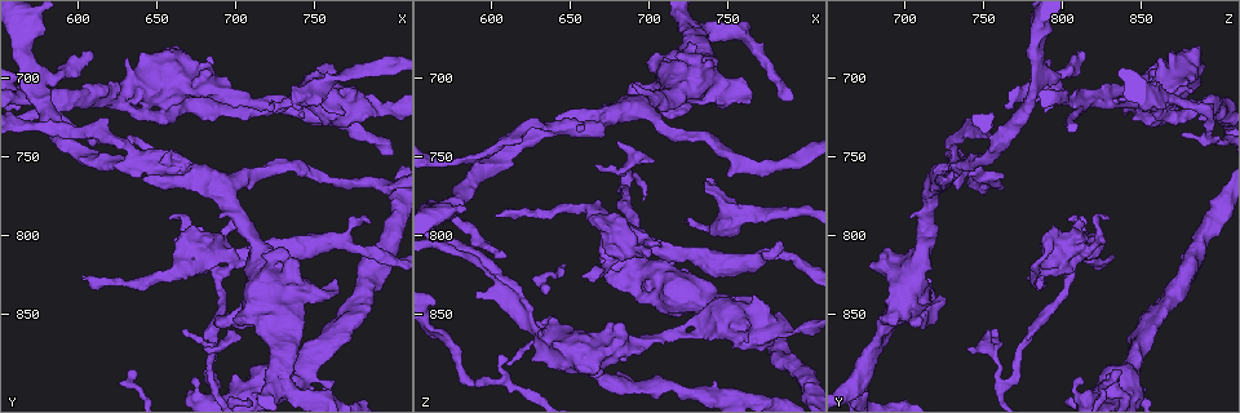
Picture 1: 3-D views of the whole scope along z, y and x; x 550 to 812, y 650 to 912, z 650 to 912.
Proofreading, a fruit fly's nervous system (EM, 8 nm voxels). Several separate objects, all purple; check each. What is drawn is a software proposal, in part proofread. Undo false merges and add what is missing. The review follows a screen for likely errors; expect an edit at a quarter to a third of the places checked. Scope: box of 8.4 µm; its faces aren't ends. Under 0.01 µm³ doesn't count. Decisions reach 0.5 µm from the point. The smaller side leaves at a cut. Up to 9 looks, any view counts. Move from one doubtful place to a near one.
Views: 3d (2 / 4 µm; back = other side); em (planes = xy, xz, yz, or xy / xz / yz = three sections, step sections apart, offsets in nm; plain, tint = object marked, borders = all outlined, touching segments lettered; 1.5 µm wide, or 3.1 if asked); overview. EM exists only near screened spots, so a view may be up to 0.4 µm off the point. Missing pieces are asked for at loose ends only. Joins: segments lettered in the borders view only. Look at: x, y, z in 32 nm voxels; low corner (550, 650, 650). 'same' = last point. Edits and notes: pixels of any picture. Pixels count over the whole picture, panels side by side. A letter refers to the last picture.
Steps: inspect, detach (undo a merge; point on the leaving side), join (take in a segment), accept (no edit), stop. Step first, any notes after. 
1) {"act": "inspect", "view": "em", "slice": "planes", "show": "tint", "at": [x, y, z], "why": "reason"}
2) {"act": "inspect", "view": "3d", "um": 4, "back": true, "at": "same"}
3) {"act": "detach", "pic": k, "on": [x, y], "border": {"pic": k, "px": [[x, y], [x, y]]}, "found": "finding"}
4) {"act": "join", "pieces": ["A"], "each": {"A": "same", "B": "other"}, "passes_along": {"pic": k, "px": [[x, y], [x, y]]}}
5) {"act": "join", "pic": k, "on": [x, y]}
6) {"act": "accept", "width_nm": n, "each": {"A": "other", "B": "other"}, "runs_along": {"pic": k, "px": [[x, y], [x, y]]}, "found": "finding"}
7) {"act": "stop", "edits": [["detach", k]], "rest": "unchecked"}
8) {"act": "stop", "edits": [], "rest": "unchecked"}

{"act": "inspect", "view": "em", "slice": "planes", "show": "borders", "at": [678, 700, 854], "why": "thick end"}

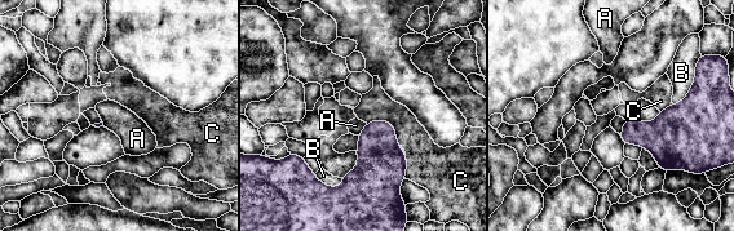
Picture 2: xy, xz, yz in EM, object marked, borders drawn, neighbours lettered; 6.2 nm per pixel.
{"act": "accept", "each": {"A": "other", "B": "other", "C": "other"}, "border": {"pic": 2, "px": [[366, 123], [358, 136]]}, "found": "none of them fits"}

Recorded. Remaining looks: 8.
{"act": "inspect", "view": "em", "slice": "xz", "step": 8, "show": "plain", "at": [762, 826, 716], "why": "an open end"}

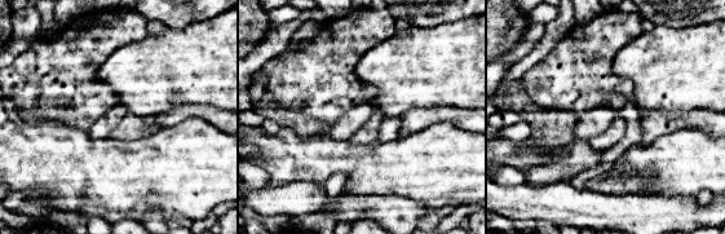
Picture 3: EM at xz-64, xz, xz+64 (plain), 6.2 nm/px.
{"act": "inspect", "view": "em", "slice": "xz", "step": 8, "show": "borders", "at": "same"}

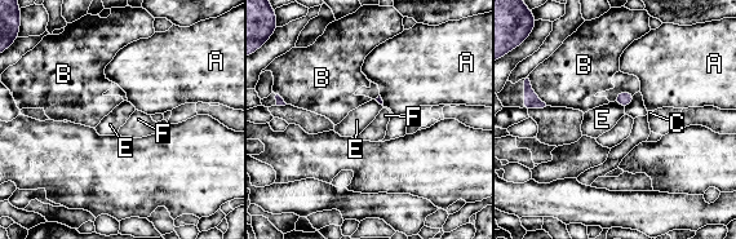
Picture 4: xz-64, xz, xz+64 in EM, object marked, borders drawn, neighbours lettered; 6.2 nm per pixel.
{"act": "accept", "each": {"A": "other", "B": "other", "C": "other", "E": "other", "F": "other"}, "border": {"pic": 4, "px": [[613, 101], [624, 107]]}, "found": "none of them fits"}

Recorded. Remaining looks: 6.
{"act": "inspect", "view": "3d", "um": 4, "back": true, "at": [784, 790, 804], "why": "branch stops here"}

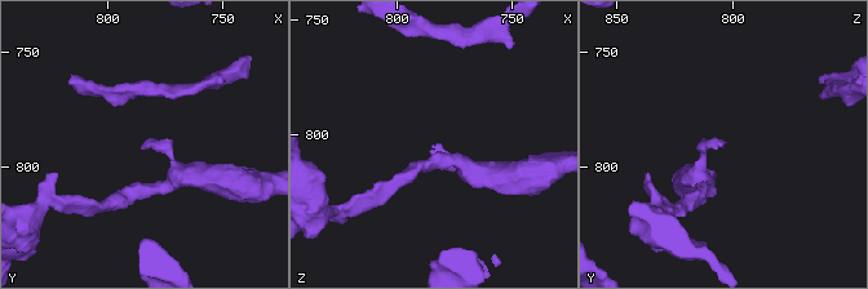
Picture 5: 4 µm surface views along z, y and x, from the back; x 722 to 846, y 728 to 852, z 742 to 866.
{"act": "inspect", "view": "em", "slice": "yz", "step": 4, "show": "borders", "at": [785, 789, 803]}

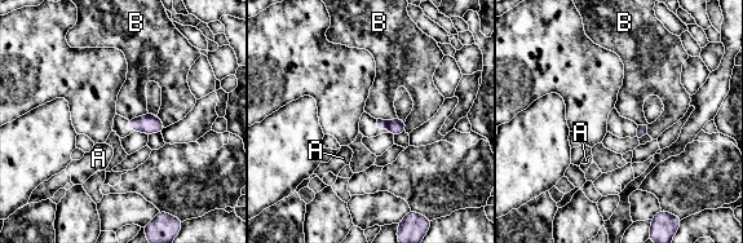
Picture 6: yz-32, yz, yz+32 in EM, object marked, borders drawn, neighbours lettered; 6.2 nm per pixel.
{"act": "inspect", "view": "em", "slice": "planes", "show": "borders", "at": "same", "why": "cut it another way"}

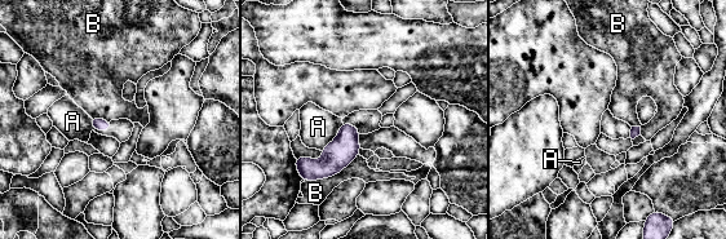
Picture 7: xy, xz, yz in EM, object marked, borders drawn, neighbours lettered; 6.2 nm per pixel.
{"act": "accept", "each": {"A": "other", "B": "other"}, "border": {"pic": 7, "px": [[359, 155], [336, 175], [305, 181]]}, "found": "no lettered segment goes on from it"}

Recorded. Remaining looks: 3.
{"act": "inspect", "view": "3d", "um": 2, "at": [604, 828, 786], "why": "thin end"}

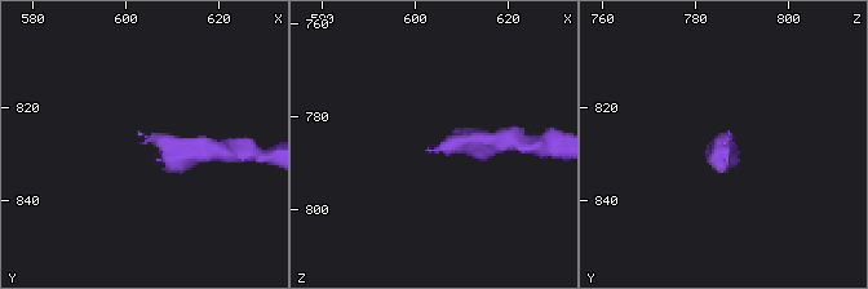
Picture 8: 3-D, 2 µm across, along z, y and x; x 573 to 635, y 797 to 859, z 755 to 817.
{"act": "inspect", "view": "em", "slice": "xz", "step": 8, "show": "borders", "at": [603, 826, 787]}

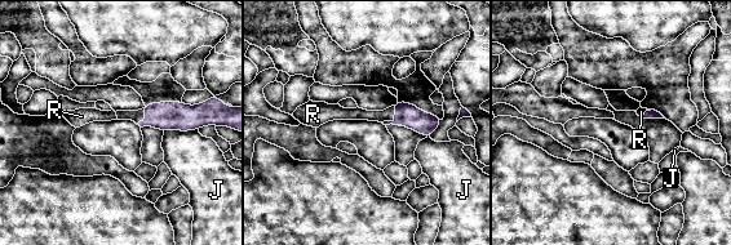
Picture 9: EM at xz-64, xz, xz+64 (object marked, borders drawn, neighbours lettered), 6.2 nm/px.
{"act": "inspect", "view": "em", "slice": "planes", "show": "borders", "at": "same"}

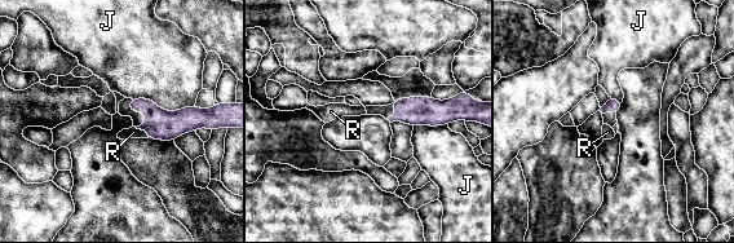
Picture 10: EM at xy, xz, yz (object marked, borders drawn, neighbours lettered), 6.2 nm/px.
{"act": "join", "pieces": ["R"], "each": {"J": "other", "R": "same"}, "found": "it goes on there"}

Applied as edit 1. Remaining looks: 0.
{"act": "stop", "edits": [["join", 10]], "rest": "unchecked"}

